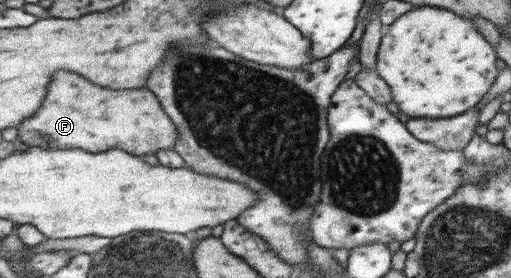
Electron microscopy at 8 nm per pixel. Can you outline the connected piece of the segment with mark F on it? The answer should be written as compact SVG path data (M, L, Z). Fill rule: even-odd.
M58 72L46 108L34 120L18 126L17 141L29 148L82 148L92 153L121 149L134 156L154 155L176 148L178 141L179 128L164 110L158 96L150 90L110 90L74 72Z

